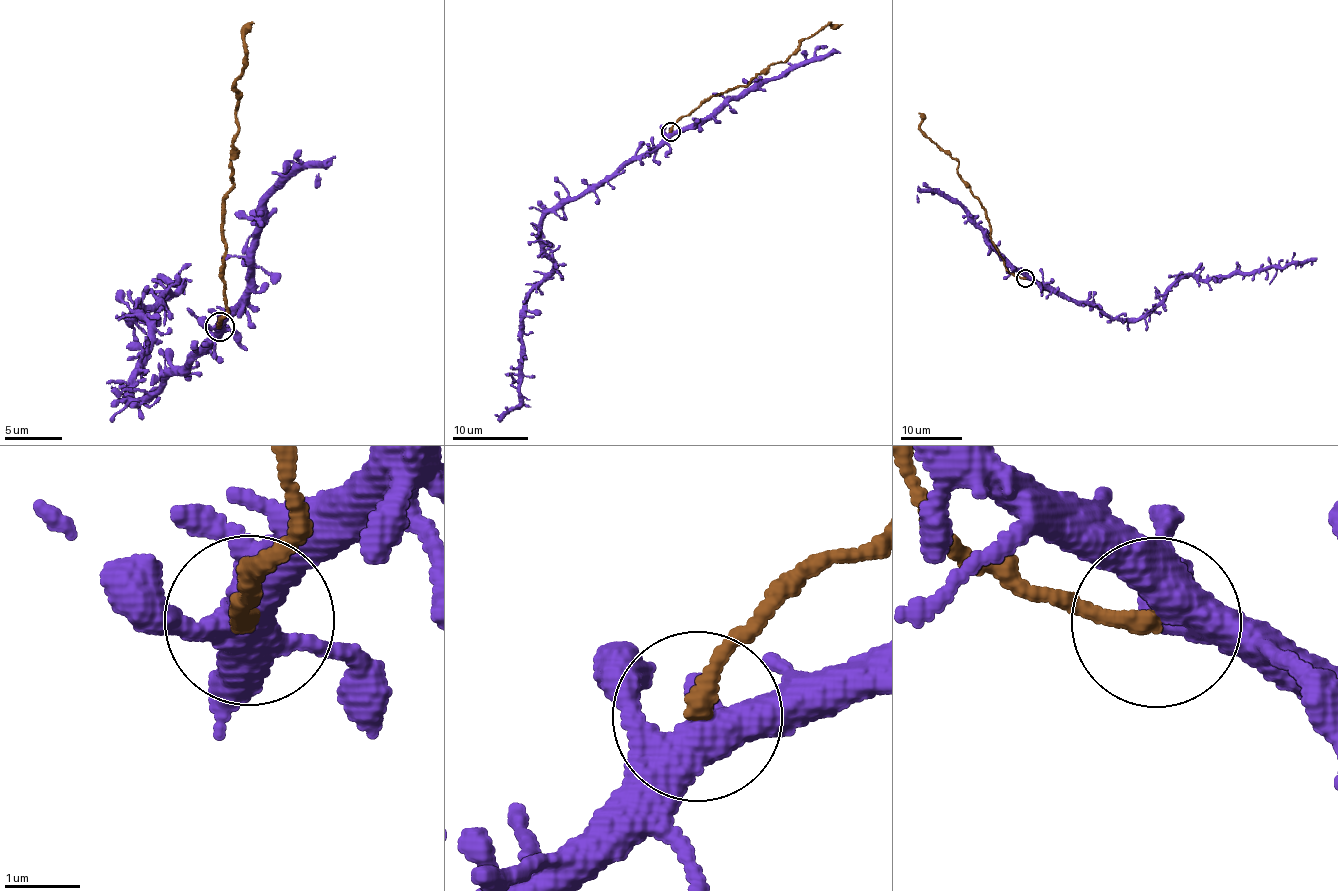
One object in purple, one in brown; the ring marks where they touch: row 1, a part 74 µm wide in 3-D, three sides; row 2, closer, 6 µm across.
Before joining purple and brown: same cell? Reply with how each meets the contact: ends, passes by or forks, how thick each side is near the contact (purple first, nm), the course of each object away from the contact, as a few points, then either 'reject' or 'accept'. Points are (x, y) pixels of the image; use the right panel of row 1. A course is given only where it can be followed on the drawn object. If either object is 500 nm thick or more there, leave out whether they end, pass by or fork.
purple forks | brown ends | 400/200 nm | purple via (1026, 278), (1076, 301), (1086, 301), (1113, 317), (1140, 319), (1179, 279), (1259, 273), (1316, 257) | brown via (1026, 278), (1006, 269), (990, 240), (985, 209), (961, 178), (959, 163), (925, 135), (918, 112) | reject

